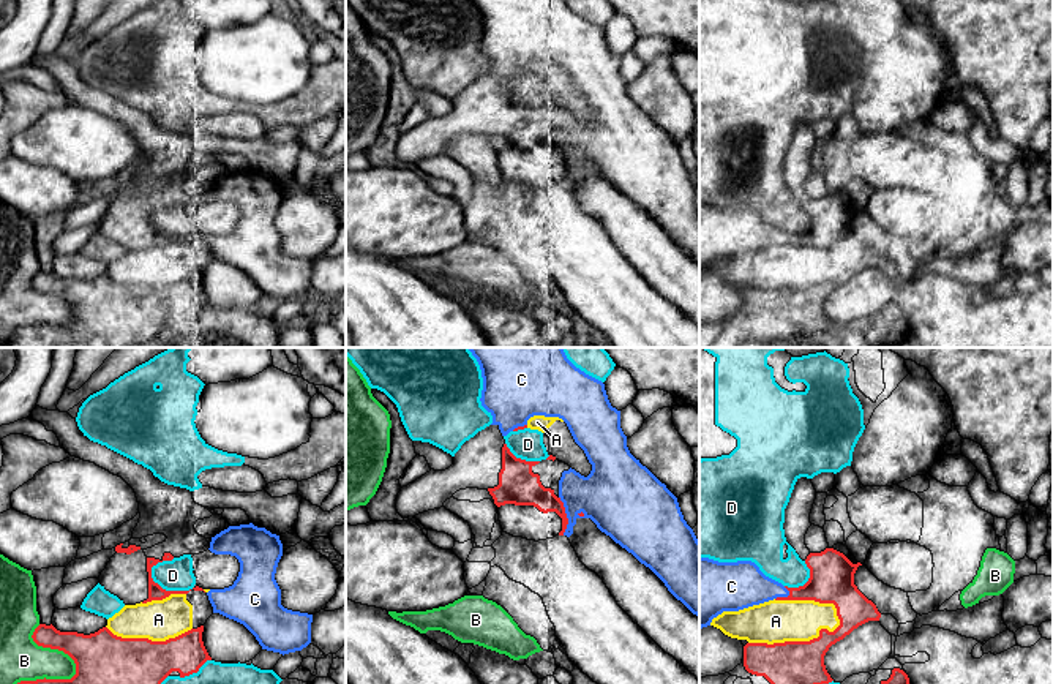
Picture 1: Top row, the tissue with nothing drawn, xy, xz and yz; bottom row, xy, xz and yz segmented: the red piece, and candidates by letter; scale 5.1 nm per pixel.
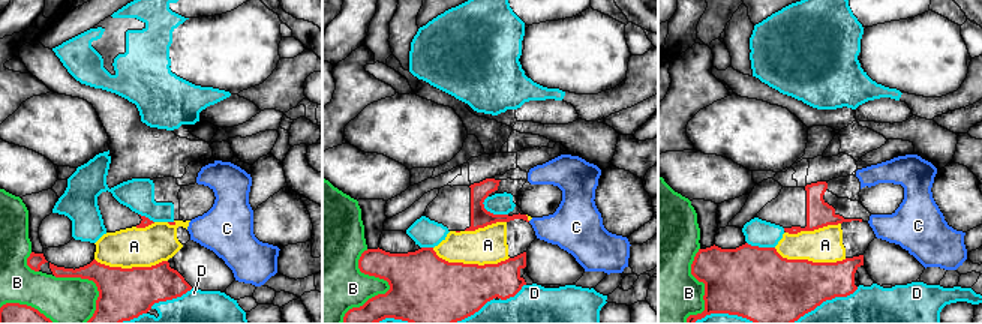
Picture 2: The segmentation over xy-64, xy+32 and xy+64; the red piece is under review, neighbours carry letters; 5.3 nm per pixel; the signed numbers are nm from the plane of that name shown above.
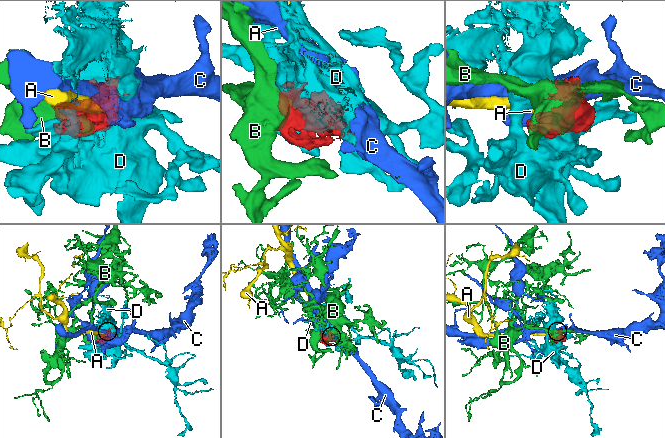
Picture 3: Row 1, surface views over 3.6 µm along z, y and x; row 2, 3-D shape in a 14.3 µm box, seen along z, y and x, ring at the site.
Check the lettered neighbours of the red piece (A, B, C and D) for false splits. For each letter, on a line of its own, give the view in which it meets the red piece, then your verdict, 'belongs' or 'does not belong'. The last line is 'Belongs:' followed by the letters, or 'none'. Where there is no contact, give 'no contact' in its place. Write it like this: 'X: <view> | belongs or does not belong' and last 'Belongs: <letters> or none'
A: yz | does not belong
B: xy | does not belong
C: xz | does not belong
D: xy | does not belong
Belongs: none

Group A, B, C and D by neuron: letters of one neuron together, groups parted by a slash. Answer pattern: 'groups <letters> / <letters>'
groups A / B D / C

